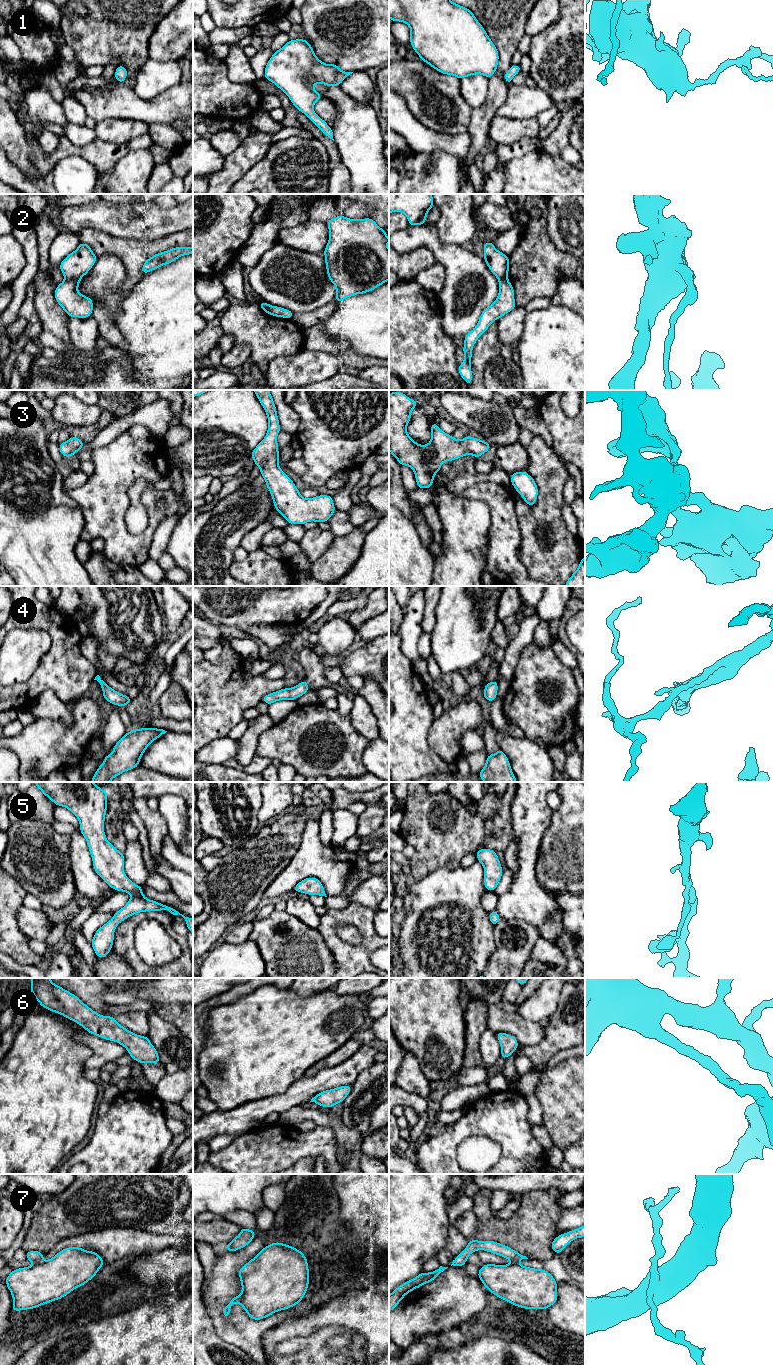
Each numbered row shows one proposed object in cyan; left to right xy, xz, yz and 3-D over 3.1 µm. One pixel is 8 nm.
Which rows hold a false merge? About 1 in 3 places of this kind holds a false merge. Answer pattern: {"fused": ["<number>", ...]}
{"fused": ["2", "7"]}

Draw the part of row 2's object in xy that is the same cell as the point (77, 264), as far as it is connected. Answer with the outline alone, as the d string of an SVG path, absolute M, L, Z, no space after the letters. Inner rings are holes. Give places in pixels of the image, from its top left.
M81 242L75 251L62 260L59 268L65 280L79 279L89 272L96 259L91 247Z

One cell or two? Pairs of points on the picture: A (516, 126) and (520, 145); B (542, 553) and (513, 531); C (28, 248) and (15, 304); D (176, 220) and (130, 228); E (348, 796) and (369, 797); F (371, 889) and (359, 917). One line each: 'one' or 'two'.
A: two
B: two
C: one
D: one
E: one
F: two

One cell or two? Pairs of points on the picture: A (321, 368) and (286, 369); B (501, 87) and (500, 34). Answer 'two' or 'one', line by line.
A: one
B: one

